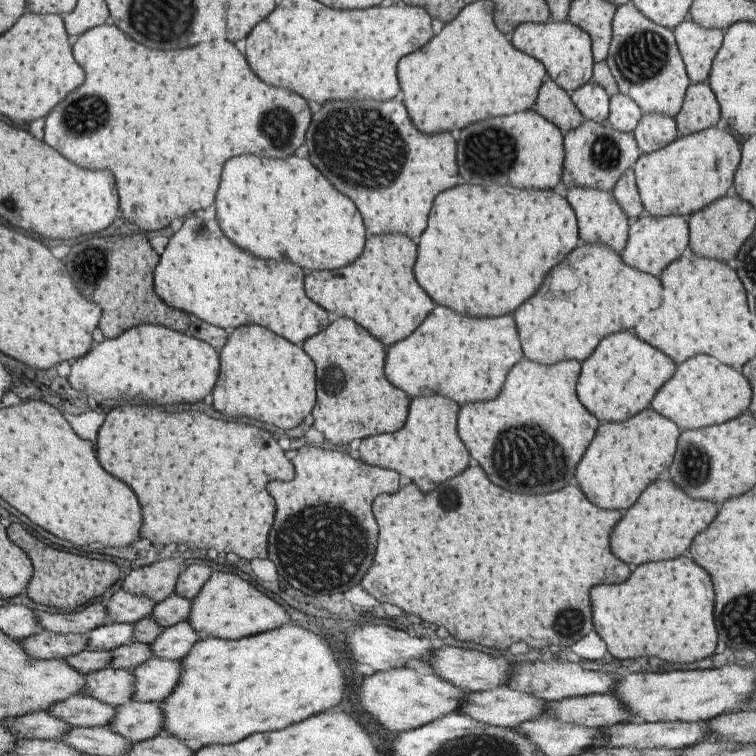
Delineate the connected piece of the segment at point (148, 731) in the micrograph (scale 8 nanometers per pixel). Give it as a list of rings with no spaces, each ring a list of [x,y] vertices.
[[[130,701],[114,708],[116,714],[110,720],[108,728],[118,736],[123,736],[129,743],[137,743],[163,734],[164,712],[156,701]]]

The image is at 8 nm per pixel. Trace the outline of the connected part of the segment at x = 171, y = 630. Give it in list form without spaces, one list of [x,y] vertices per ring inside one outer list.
[[[182,621],[162,630],[150,644],[150,648],[153,657],[182,661],[198,641],[200,638],[196,630],[188,622]]]

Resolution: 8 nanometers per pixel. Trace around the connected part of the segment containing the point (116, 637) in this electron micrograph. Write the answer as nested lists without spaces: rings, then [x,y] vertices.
[[[111,622],[104,626],[94,628],[88,632],[88,646],[86,649],[95,651],[112,651],[123,644],[132,641],[134,625],[128,623]]]

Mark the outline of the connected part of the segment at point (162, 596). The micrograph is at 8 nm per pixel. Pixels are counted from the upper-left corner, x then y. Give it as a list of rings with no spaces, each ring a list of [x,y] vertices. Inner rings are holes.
[[[168,558],[132,570],[126,576],[122,590],[134,596],[144,596],[155,603],[166,600],[174,593],[178,576],[180,576],[182,559]]]

